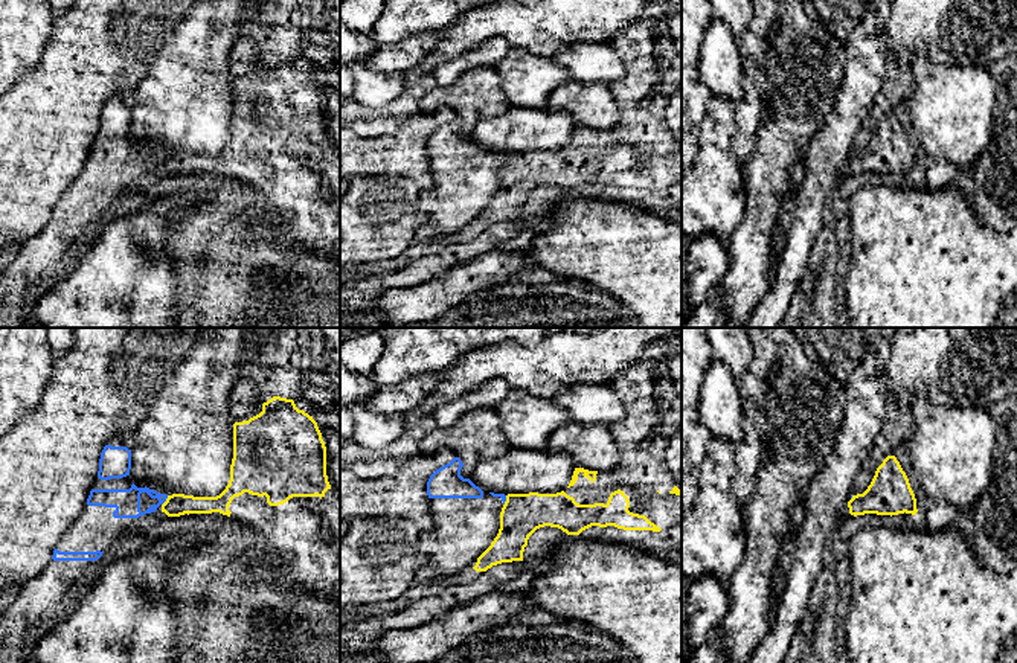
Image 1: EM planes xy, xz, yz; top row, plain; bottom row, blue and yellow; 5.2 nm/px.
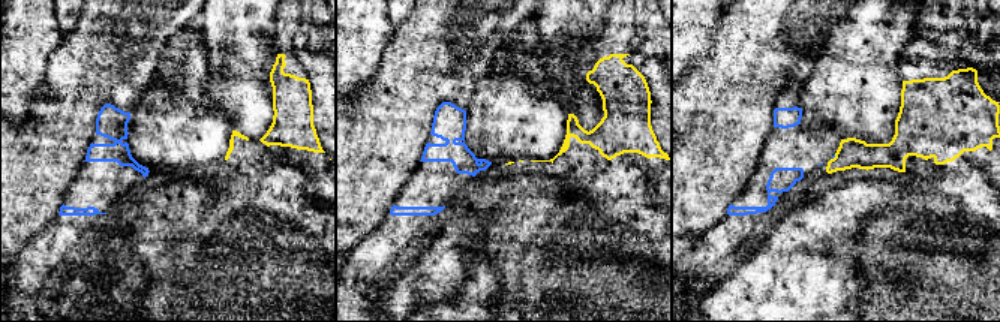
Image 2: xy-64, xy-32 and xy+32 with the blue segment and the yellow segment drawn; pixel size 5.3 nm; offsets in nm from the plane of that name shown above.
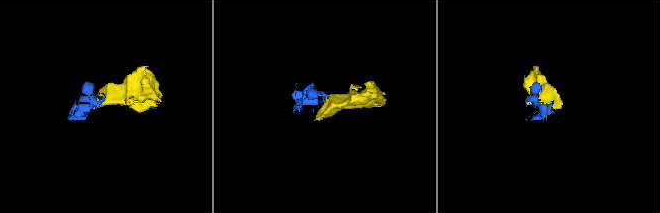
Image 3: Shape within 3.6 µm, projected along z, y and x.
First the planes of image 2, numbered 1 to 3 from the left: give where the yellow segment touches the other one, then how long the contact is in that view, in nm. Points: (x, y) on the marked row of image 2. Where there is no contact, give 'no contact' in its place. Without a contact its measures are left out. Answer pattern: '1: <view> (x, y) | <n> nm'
1: no contact
2: no contact
3: xy+32 (834, 156) | 40 nm

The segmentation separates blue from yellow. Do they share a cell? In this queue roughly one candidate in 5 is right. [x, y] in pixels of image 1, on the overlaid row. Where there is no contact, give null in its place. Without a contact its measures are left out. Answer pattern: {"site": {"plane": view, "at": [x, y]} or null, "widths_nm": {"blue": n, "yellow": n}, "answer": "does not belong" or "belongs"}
{"site": {"plane": "xy", "at": [165, 500]}, "widths_nm": {"blue": 140, "yellow": 120}, "answer": "does not belong"}

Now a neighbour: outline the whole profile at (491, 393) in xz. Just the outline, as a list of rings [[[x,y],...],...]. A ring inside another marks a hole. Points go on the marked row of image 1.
[[[486,381],[482,387],[474,389],[451,402],[439,405],[433,416],[439,428],[448,428],[477,408],[496,408],[509,392],[511,387],[505,381]]]

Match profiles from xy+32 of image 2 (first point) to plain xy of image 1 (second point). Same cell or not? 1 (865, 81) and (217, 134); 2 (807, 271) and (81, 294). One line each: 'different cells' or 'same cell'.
1: same cell
2: same cell

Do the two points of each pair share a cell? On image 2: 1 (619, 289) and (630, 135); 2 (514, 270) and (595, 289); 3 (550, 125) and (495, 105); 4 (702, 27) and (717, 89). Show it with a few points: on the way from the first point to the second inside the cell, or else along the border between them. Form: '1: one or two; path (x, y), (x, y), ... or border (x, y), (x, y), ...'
1: one; path (577, 264), (576, 249), (619, 205), (619, 177)
2: one; path (534, 277), (553, 288), (576, 289)
3: one; path (537, 125), (522, 125), (514, 119), (508, 119)
4: two; border (720, 18), (709, 51), (696, 60), (687, 72)

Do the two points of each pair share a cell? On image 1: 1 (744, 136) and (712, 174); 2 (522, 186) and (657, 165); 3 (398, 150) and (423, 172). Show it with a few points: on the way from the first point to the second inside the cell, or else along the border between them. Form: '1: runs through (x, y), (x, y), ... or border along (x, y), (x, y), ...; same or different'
1: border along (735, 110), (735, 153), (743, 172); different
2: runs through (555, 168), (624, 165); same
3: runs through (404, 156), (417, 168); same

